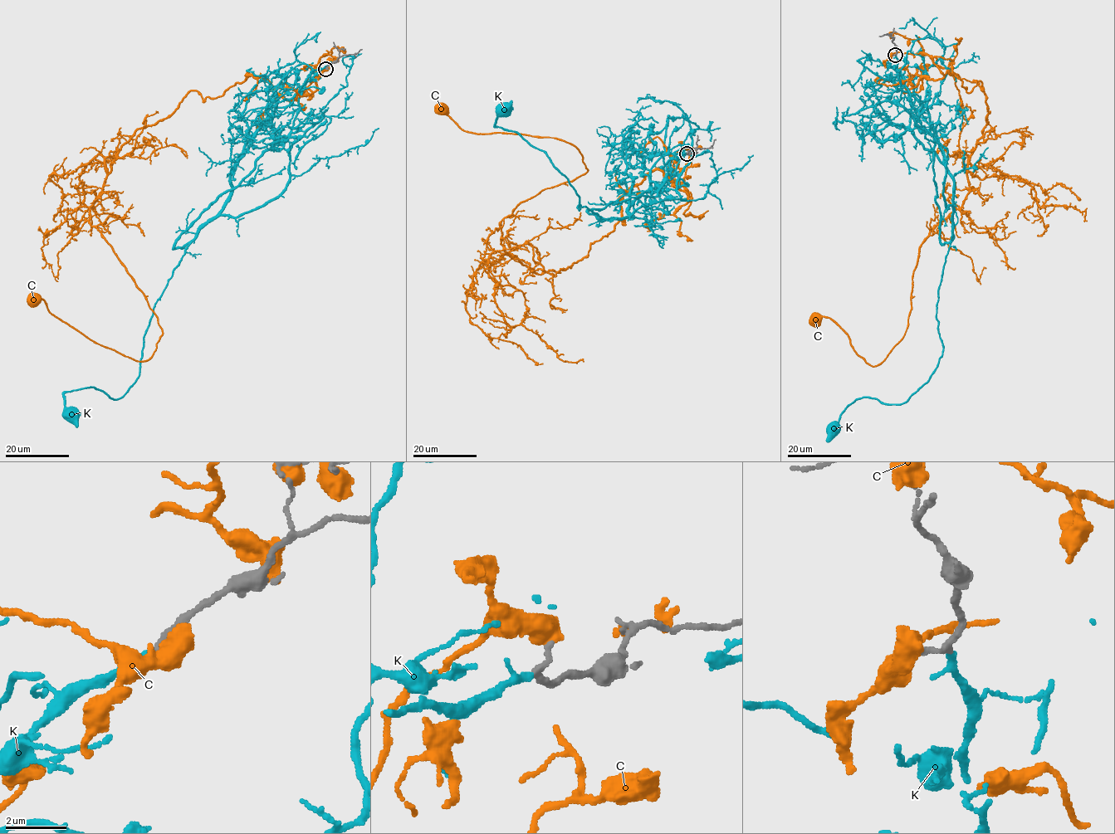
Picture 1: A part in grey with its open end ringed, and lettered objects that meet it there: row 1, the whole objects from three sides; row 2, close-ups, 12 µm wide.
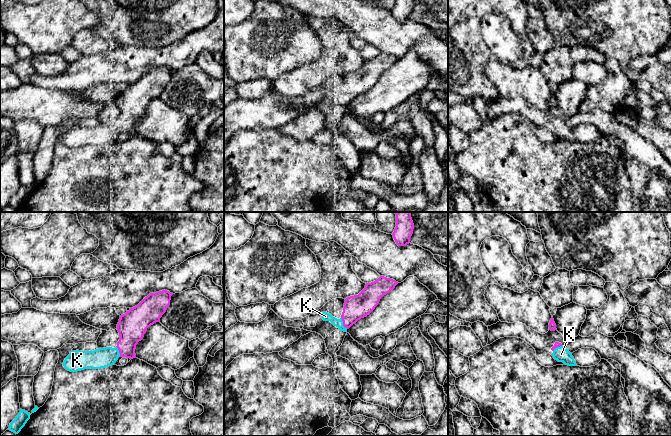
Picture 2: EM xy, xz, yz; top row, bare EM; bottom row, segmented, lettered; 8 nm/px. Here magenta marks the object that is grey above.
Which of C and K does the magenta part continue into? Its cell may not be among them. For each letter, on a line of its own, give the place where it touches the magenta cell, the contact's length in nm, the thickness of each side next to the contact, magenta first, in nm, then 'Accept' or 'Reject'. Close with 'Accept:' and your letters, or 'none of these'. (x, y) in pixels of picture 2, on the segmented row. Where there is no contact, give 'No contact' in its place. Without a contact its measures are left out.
C: No contact. Reject
K: Touches magenta at xz (343, 324). Shared border 110 nm. Thickness 190 nm (magenta) against 70 nm. Accept
Accept: K

